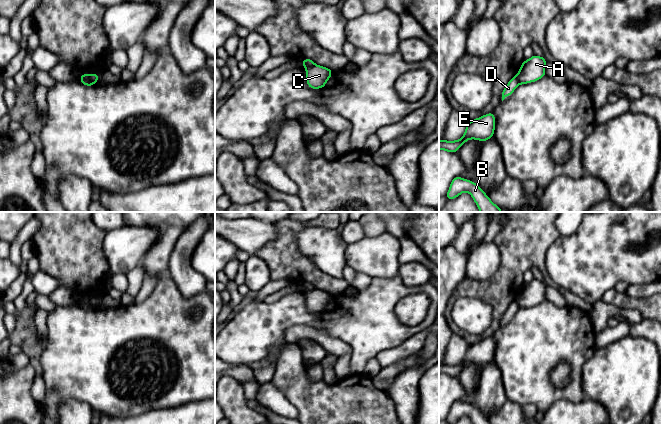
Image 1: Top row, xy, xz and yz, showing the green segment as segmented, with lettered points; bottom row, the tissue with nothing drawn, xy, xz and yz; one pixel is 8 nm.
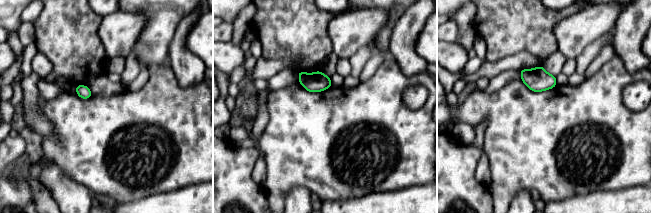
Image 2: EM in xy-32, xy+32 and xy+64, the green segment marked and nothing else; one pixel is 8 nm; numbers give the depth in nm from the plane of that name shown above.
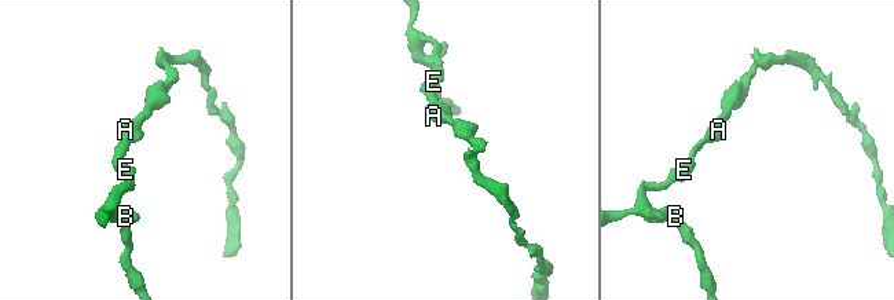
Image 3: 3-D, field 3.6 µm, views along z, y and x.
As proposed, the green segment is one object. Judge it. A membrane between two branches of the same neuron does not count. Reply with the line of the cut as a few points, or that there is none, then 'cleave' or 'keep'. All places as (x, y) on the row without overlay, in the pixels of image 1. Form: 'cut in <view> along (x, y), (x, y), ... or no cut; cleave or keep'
cut in xy along (80, 300), (92, 308); cleave

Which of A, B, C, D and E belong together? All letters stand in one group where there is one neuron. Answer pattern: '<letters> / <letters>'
A C / B D E

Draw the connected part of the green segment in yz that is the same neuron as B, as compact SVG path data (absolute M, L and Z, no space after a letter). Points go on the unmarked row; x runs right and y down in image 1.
M459 400L452 404L449 415L445 420L448 424L455 423L465 415L469 416L474 424L490 424L477 408Z

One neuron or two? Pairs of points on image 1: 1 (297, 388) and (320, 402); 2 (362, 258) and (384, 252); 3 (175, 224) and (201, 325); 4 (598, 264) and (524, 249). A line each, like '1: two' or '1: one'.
1: one
2: one
3: two
4: two

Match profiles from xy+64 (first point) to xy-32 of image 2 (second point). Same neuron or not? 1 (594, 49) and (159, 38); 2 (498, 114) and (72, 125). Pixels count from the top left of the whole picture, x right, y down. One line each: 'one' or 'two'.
1: two
2: one

